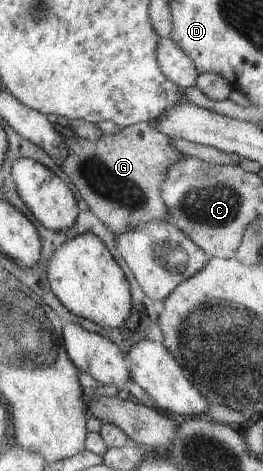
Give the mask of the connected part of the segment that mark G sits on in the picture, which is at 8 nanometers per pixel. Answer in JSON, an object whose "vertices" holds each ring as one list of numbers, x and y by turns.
{"vertices":[[147,122,129,125,122,128,116,134,101,134,101,136,93,142,77,136,75,136,75,138,62,137,63,140,65,140,65,146,67,146,67,156,56,163,60,166,60,169,67,178,69,178,71,184,75,187,75,190,77,190,79,196,83,199,83,202,87,205,87,208,89,208,89,210,97,216,97,218,112,231,113,234,121,234,121,232,125,232,125,230,129,230,129,228,135,228,135,226,139,226,139,224,145,224,145,222,151,222,151,220,154,219,163,220,167,213,167,206,163,204,163,200,161,200,161,196,159,196,159,186,161,186,161,182,163,182,163,174,167,172,167,168,169,168,171,164,179,162,179,158,184,158,184,155,175,150,175,148,171,148,171,144,169,144,170,138,167,138,165,134,159,134,159,131,155,130]]}

